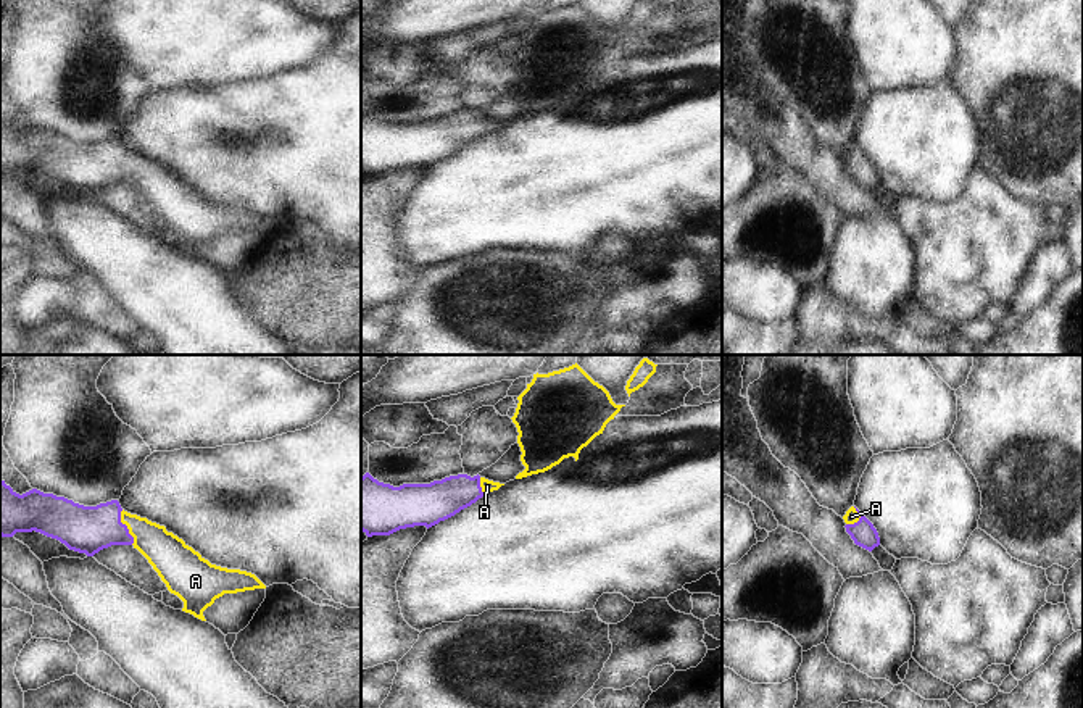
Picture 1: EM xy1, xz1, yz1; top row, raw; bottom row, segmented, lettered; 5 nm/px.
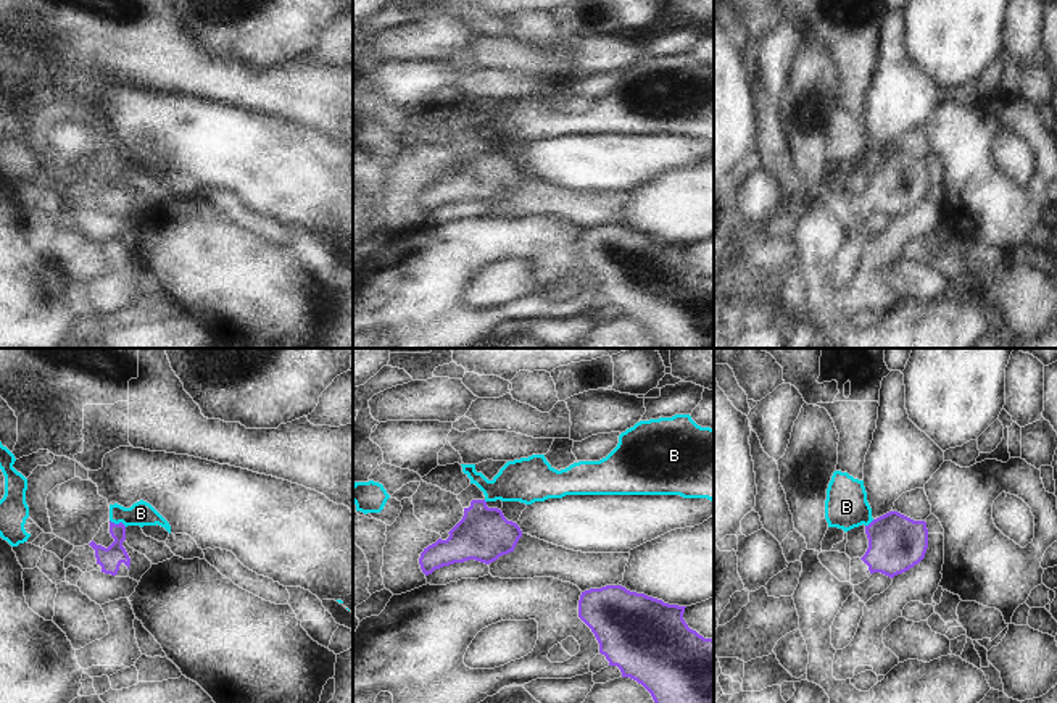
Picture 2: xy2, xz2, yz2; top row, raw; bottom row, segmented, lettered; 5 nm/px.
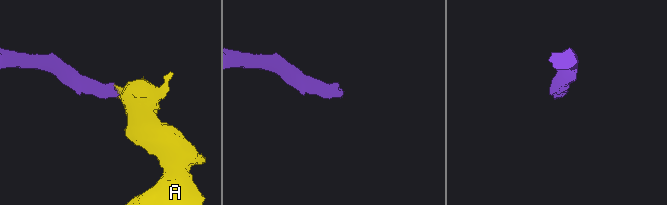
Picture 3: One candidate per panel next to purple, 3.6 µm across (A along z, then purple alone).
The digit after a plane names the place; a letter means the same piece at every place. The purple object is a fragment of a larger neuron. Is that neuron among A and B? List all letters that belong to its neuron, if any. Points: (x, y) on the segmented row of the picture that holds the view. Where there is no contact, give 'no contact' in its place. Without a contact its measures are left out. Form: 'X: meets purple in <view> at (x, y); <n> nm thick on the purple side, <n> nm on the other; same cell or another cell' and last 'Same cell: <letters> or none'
A: meets purple in xy1 at (126, 528); 240 nm thick on the purple side, 200 nm on the other; same cell
B: meets purple in xy2 at (120, 523); 120 nm thick on the purple side, 120 nm on the other; another cell
Same cell: A

